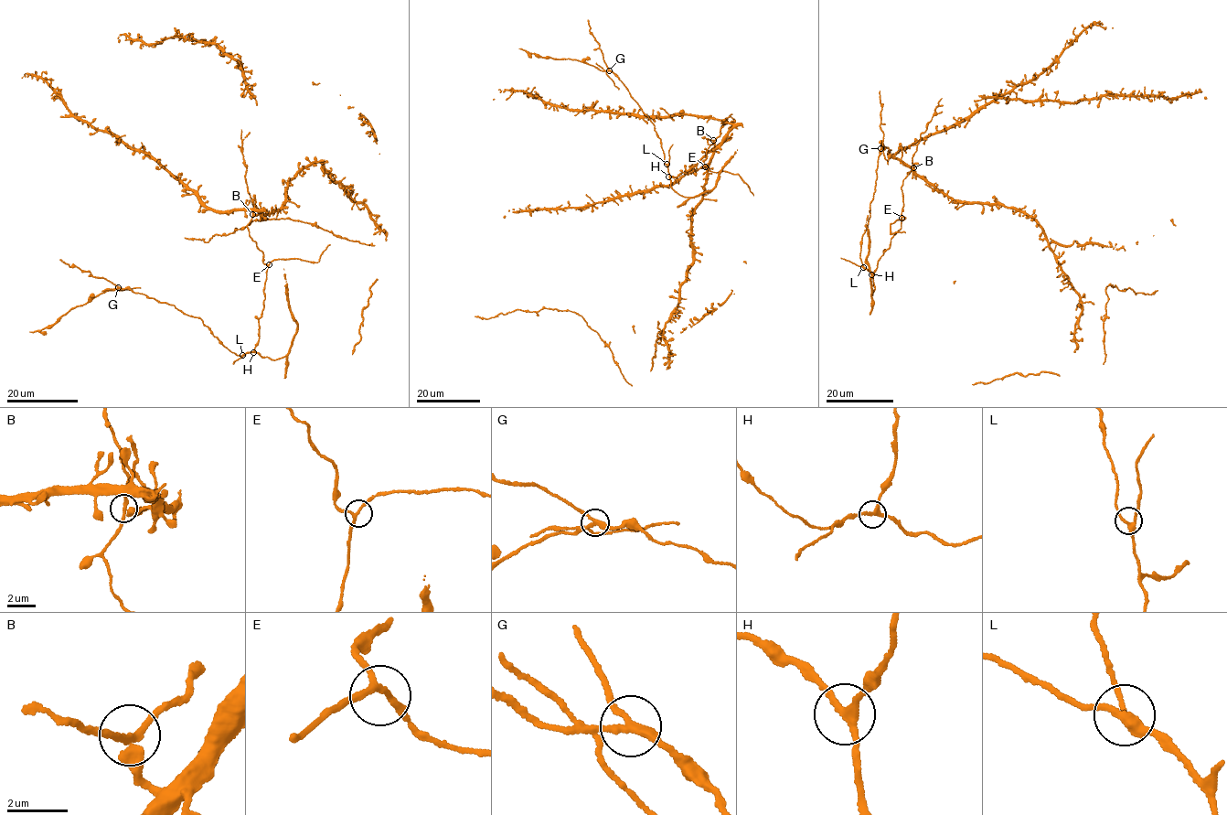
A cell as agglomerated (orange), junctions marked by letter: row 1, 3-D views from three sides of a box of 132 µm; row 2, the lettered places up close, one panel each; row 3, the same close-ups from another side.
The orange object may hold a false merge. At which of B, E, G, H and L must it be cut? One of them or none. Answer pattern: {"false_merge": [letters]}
{"false_merge": ["G"]}

